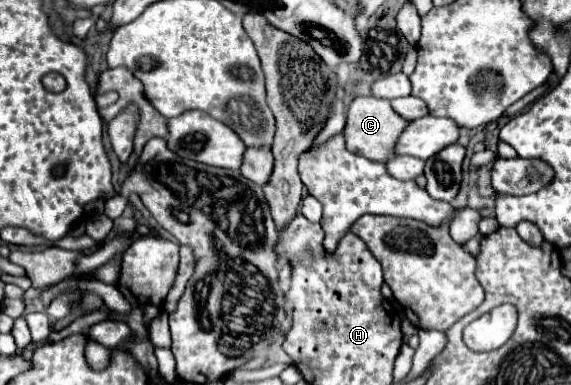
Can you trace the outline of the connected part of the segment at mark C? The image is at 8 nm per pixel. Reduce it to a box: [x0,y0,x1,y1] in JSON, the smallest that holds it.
[344,96,408,162]

